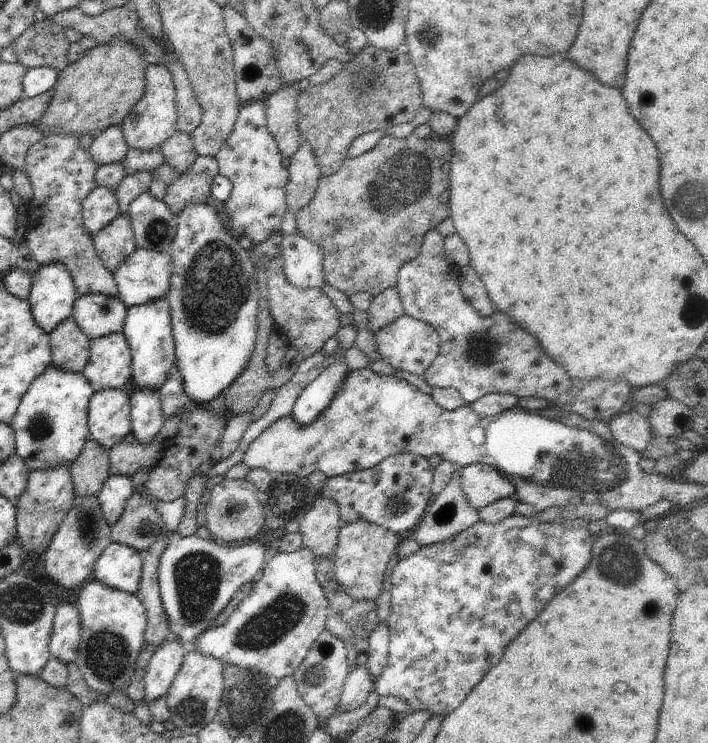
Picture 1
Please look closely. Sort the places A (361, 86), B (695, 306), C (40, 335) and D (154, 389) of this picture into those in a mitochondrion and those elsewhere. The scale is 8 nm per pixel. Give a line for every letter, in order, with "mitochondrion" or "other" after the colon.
A: mitochondrion
B: mitochondrion
C: other
D: other

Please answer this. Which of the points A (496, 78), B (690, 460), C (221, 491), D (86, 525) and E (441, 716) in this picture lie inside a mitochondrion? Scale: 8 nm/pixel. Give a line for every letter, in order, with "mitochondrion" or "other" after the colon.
A: other
B: other
C: other
D: mitochondrion
E: other

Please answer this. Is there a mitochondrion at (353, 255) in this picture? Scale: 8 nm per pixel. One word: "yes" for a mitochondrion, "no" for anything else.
no

